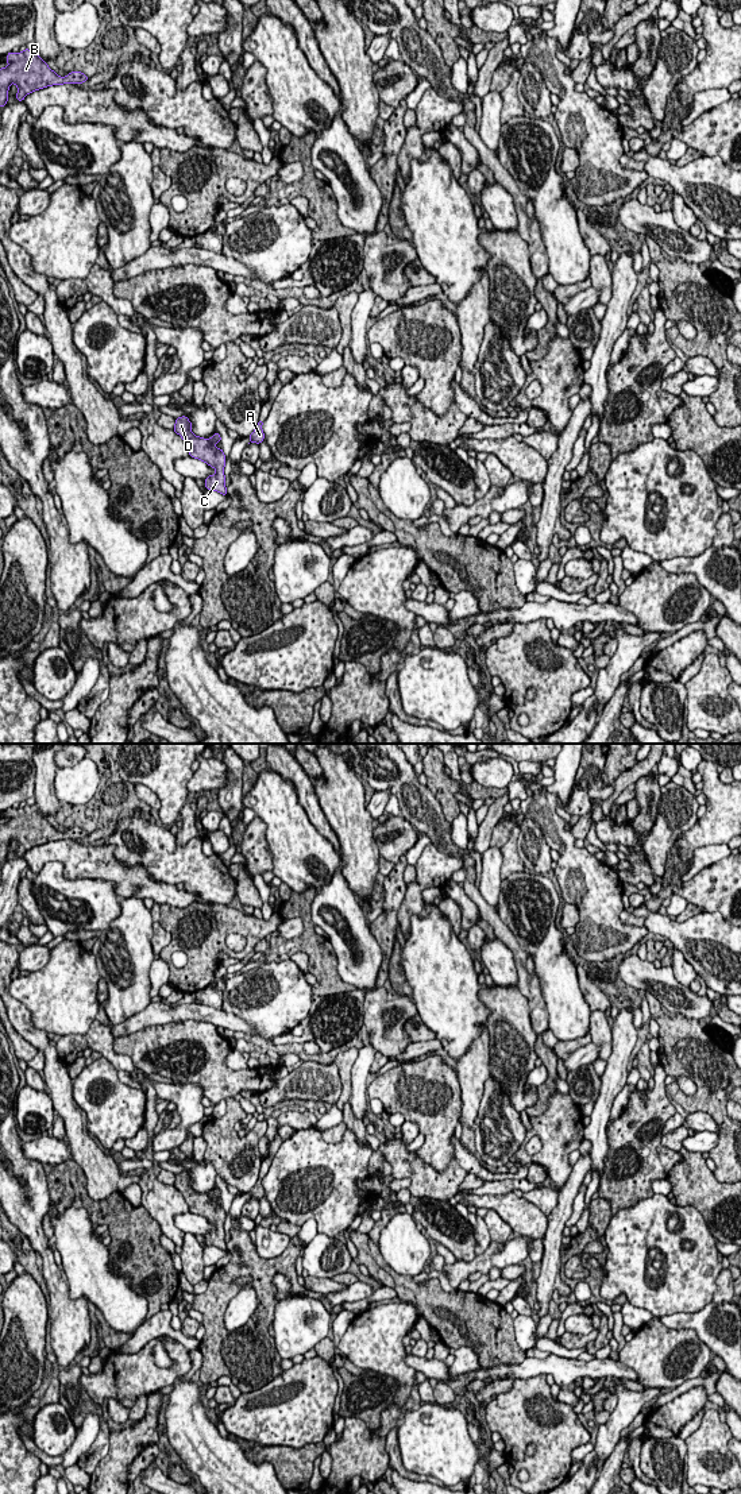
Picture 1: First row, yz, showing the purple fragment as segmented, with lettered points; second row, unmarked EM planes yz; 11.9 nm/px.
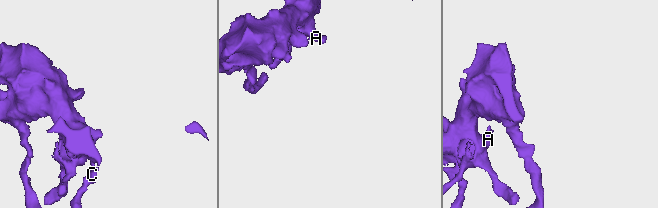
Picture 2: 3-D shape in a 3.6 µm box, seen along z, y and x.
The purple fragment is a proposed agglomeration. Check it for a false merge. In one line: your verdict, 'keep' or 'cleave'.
keep

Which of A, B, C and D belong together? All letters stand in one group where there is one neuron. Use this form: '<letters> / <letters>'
A B C D

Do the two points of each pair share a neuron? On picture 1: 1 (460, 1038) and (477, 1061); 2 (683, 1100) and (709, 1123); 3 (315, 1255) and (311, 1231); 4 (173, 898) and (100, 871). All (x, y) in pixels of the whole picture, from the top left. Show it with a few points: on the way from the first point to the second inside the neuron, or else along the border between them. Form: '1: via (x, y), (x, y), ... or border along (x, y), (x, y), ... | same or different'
1: border along (485, 1023), (481, 1034), (458, 1062) | different
2: border along (690, 1112), (706, 1112), (717, 1124), (717, 1132) | different
3: border along (317, 1232), (305, 1244) | different
4: via (155, 890), (138, 881), (130, 881), (118, 872) | same

